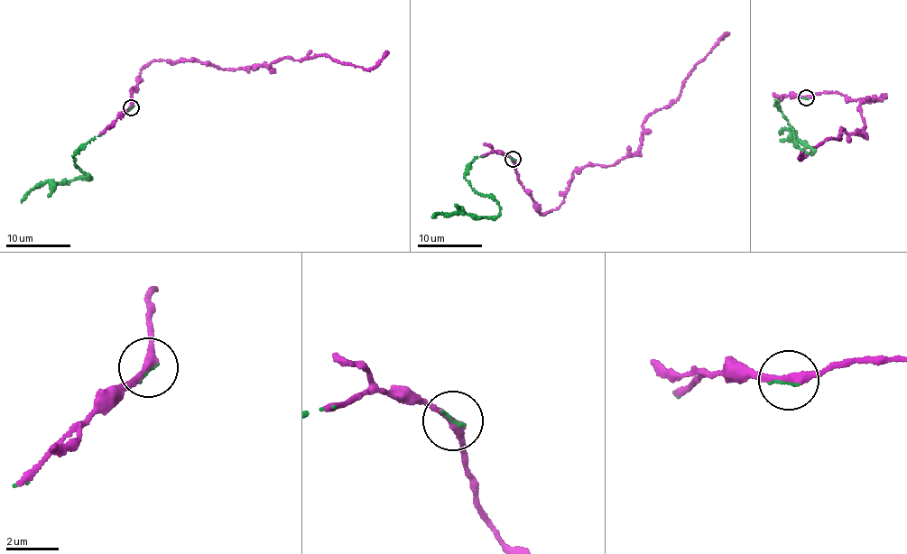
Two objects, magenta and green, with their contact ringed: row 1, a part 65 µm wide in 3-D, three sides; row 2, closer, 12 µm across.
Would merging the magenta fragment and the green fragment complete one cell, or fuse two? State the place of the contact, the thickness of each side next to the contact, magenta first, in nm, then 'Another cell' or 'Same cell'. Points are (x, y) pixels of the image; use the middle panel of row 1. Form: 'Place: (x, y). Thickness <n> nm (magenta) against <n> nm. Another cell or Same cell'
Place: (513, 159). Thickness 280 nm (magenta) against 80 nm. Same cell

